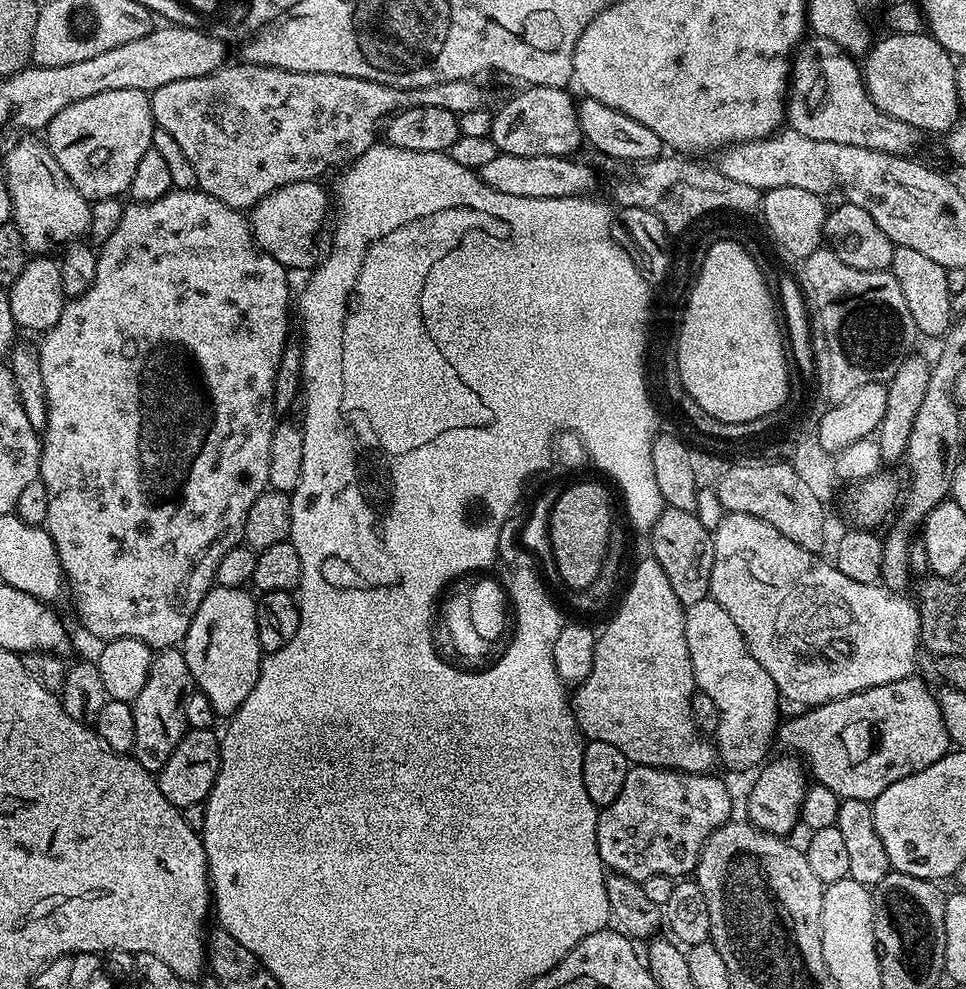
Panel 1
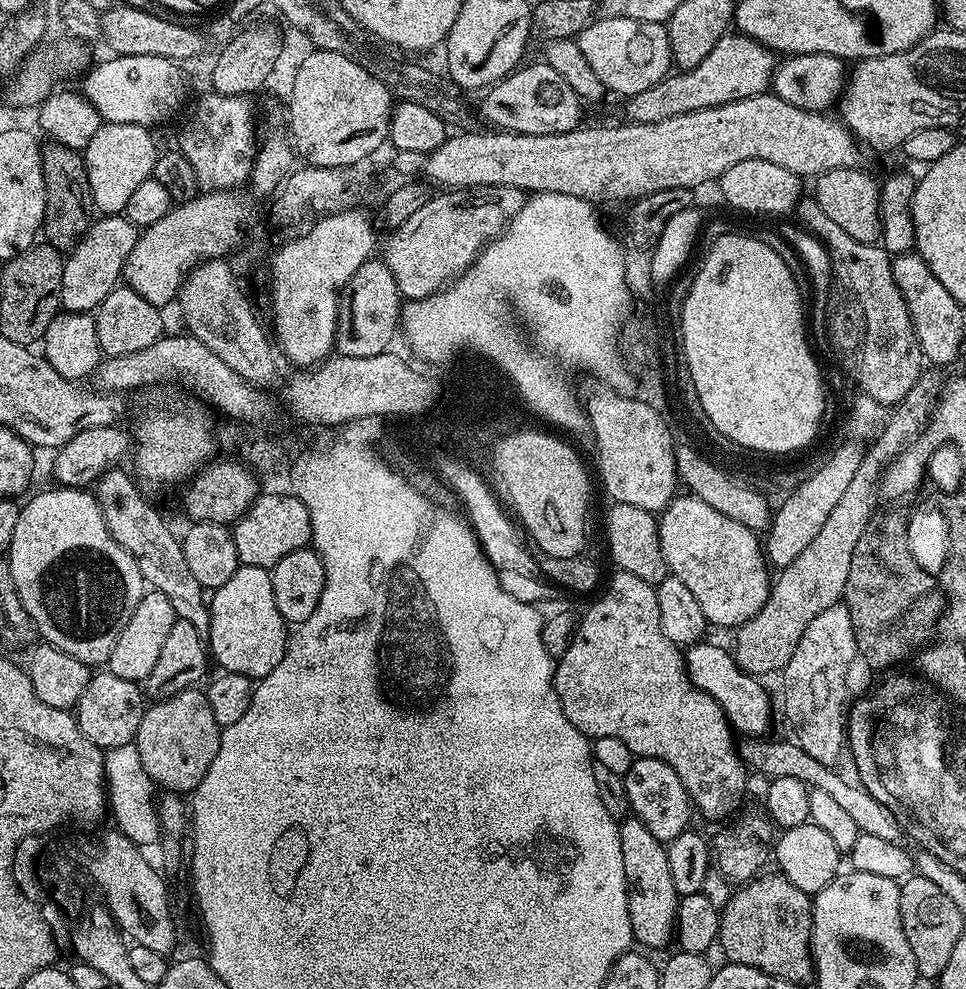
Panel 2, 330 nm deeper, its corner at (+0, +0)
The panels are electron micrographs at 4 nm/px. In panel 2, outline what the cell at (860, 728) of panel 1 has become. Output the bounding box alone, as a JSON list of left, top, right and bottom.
[684,642,772,738]

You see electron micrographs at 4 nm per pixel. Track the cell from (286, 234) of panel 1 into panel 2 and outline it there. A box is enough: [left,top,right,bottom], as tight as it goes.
[383,186,526,301]

